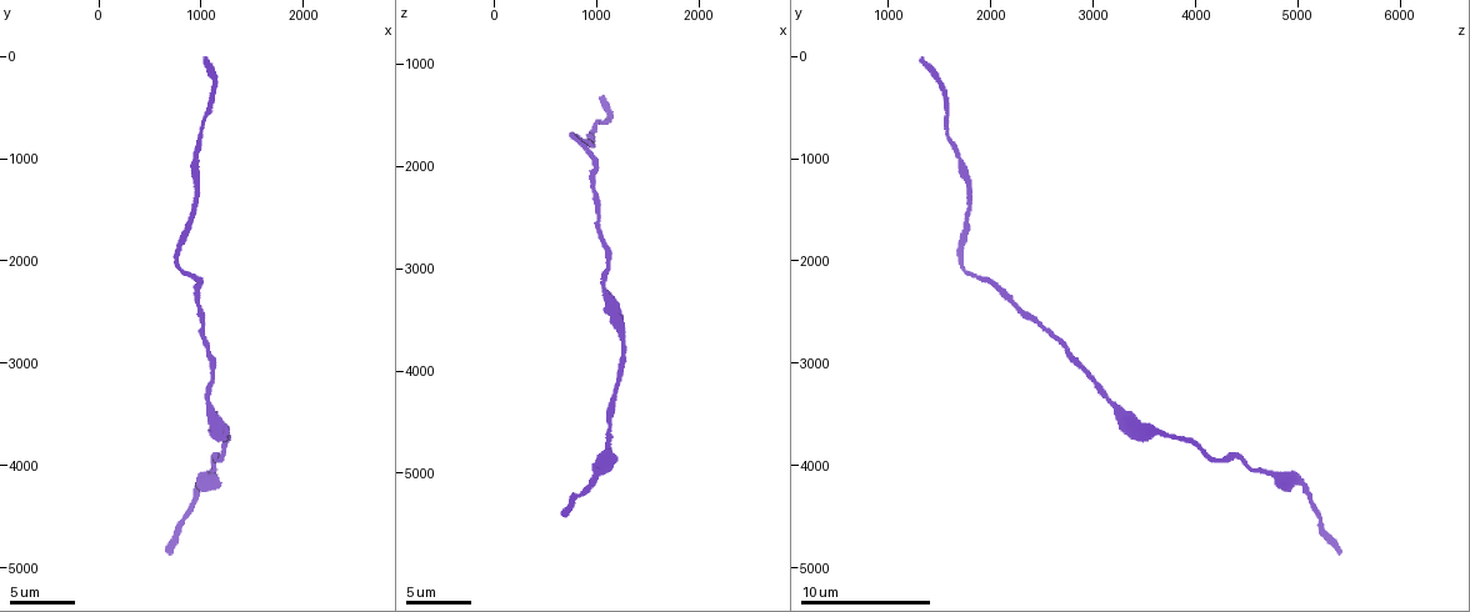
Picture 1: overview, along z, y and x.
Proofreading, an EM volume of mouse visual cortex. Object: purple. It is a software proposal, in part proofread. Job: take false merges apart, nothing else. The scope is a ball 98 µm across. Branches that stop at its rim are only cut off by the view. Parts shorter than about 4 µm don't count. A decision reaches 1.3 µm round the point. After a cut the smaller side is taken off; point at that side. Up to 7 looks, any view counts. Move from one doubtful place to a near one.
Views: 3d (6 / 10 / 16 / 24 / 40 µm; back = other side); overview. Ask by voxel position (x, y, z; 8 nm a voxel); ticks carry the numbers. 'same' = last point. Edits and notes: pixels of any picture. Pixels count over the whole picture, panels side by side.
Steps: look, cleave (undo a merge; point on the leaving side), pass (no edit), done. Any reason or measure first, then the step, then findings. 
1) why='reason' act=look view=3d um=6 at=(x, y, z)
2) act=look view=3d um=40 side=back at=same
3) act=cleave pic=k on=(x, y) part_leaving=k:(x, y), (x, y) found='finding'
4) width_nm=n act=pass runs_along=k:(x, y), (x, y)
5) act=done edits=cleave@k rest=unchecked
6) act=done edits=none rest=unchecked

why='thick turns thin' act=look view=3d um=16 at=(980, 1320, 1820)

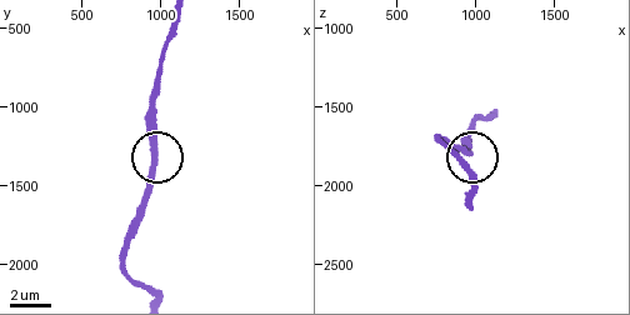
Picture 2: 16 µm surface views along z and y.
width_nm=310 act=pass runs_along=2:(148, 291), (124, 266), (123, 241), (158, 150), (153, 108) found='all the same neuron'

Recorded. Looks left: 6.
why='thick turns thin' act=look view=3d um=6 at=(1260, 3700, 3620)

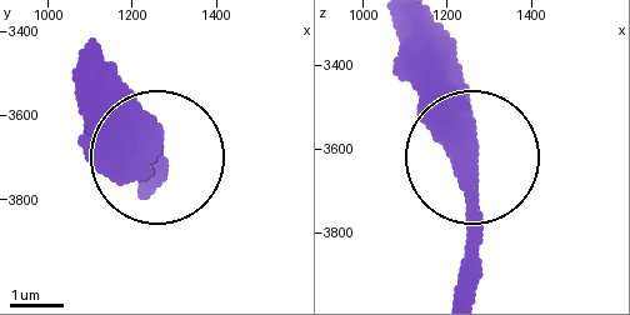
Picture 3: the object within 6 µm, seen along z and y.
act=pass found='continuous, no second neuron'

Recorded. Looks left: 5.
why='thick turns thin' act=look view=3d um=10 at=(940, 4240, 5060)

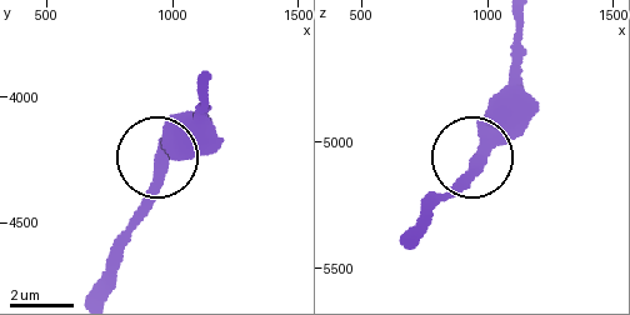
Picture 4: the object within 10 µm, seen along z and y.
act=pass found='one neuron here'

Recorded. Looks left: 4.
act=done edits=none rest=unchecked

